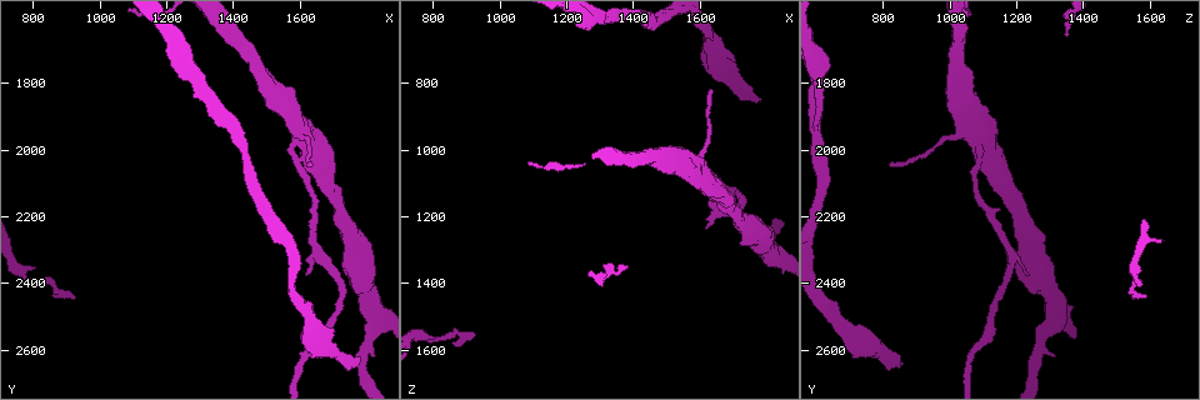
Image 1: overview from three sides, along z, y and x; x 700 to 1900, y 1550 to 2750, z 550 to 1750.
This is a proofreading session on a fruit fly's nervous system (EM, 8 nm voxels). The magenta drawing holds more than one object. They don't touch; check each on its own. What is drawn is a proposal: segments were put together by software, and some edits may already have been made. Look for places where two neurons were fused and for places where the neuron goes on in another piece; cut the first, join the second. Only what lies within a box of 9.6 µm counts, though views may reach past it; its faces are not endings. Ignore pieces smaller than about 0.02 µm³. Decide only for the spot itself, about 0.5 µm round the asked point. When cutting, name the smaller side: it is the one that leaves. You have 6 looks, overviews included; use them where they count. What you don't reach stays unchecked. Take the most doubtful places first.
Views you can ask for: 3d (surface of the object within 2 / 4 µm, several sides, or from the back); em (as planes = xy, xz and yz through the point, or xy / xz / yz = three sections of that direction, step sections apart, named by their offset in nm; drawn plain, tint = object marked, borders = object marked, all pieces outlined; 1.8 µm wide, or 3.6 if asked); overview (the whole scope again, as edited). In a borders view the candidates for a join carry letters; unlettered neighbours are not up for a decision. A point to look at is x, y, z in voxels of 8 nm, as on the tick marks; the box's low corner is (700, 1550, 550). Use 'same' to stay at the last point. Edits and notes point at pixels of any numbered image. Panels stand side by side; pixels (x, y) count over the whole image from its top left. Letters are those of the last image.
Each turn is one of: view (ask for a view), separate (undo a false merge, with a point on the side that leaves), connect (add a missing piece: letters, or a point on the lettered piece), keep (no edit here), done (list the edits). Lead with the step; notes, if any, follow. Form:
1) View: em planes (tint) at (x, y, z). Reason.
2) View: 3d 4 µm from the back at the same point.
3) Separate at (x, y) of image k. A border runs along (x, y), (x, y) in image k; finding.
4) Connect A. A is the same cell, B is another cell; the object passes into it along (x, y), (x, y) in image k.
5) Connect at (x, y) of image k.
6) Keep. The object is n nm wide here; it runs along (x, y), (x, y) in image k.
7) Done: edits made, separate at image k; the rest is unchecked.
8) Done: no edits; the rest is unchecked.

View: em planes (borders) at (920, 2450, 1540). Free end.

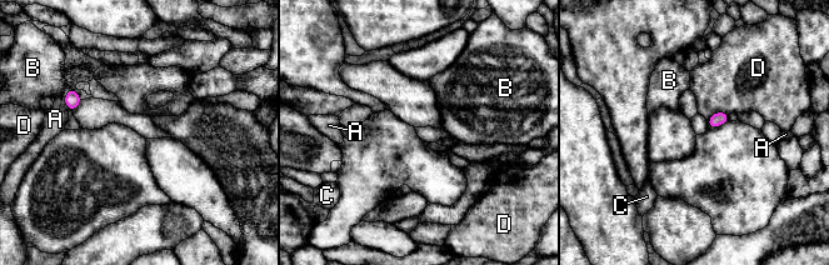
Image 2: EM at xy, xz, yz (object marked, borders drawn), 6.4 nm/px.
Keep. The object is 90 nm wide here; A, B, C and D are other cells; a border runs along (728, 113), (715, 111), (707, 119) in image 2; none of them fits.

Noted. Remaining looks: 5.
View: em planes (borders) at (1620, 2370, 1230). Tapers out.

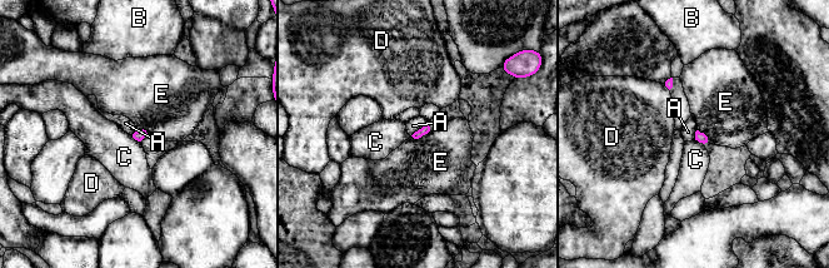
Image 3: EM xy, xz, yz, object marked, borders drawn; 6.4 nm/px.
Keep. The longest contact is with A, 140 nm; A, B, C, D and E are other cells; a border runs along (427, 123), (410, 135) in image 3; no lettered piece goes on from it.

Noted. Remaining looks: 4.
View: em planes (borders) at (1640, 2050, 830). An open end.

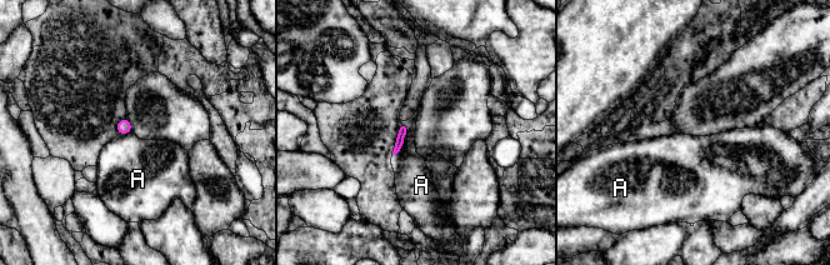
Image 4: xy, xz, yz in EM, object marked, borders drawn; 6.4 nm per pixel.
Keep. A is another cell; a border runs along (408, 123), (404, 143), (393, 155) in image 4; no lettered piece goes on from it.

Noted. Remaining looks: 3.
Done: no edits; the rest is unchecked.

